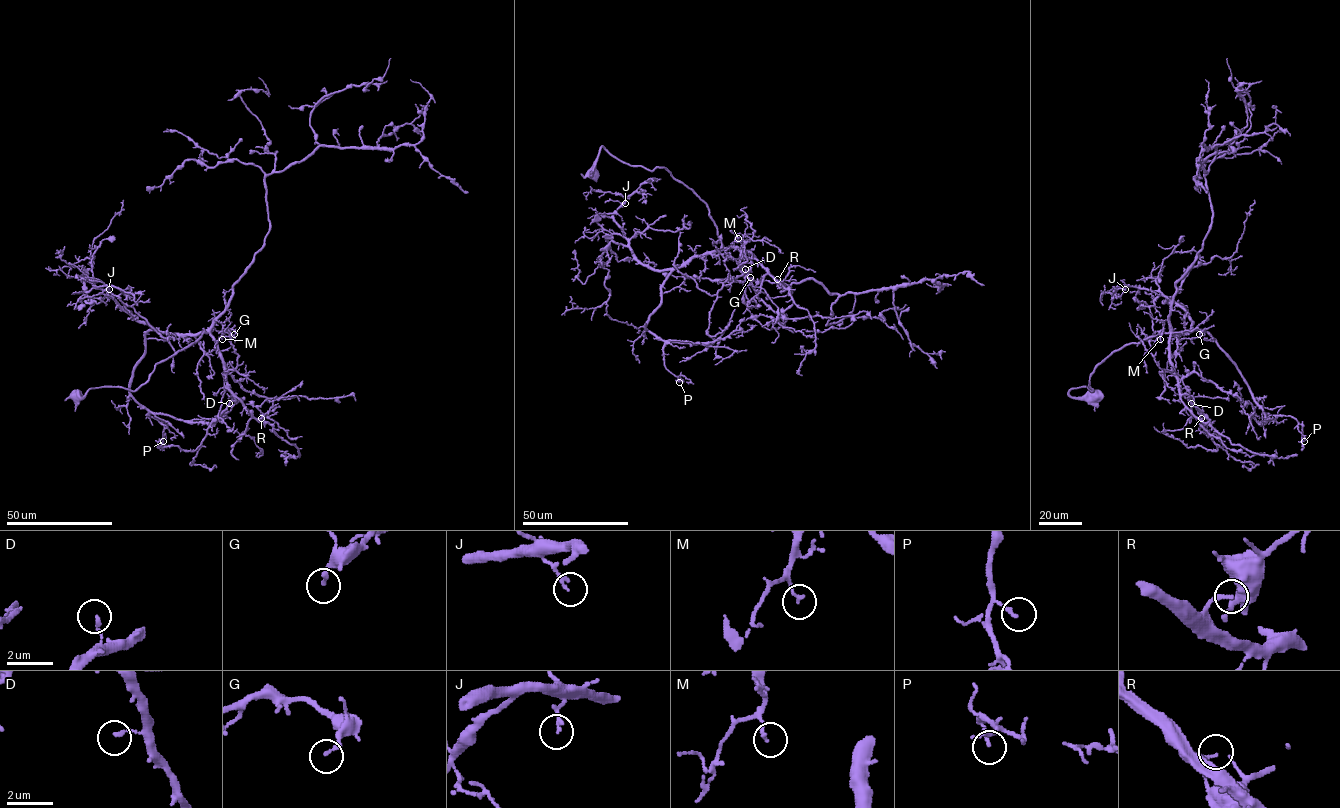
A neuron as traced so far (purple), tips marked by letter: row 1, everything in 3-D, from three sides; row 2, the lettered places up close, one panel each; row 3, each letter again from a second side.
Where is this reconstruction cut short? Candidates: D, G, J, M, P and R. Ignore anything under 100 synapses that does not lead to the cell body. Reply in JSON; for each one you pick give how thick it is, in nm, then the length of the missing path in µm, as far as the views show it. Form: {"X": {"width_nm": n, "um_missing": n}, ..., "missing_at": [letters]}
{"missing_at": []}

